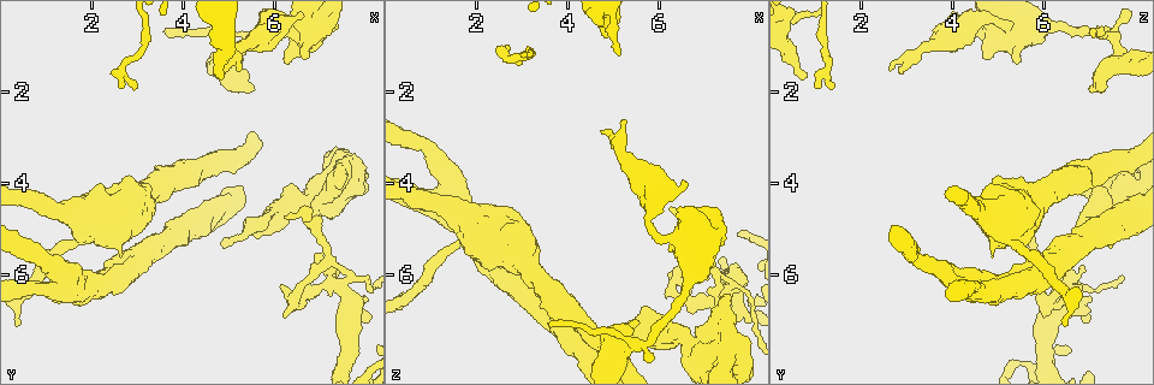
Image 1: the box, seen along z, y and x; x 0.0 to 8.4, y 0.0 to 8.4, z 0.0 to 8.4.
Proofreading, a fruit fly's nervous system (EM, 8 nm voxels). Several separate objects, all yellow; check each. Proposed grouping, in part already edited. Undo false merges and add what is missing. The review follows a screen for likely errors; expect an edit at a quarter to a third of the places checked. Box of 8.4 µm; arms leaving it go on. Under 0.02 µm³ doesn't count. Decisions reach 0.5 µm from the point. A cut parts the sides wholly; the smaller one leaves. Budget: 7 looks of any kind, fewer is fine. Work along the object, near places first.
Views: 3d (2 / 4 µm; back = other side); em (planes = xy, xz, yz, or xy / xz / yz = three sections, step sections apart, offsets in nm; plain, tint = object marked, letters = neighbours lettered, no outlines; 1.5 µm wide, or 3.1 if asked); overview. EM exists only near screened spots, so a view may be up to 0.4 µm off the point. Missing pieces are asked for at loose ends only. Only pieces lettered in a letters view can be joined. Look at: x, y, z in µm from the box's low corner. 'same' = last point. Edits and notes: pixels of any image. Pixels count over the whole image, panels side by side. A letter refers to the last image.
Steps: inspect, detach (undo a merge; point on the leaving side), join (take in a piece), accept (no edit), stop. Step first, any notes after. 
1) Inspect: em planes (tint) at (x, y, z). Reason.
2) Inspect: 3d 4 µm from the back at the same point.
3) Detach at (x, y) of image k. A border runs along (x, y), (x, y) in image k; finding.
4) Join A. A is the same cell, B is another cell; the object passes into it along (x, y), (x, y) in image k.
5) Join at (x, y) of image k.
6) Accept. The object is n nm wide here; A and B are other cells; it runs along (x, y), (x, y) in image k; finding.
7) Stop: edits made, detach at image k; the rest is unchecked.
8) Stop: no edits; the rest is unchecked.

Inspect: em xy step 8 (letters) at (4.90, 1.65, 0.85). Stops while still wide.

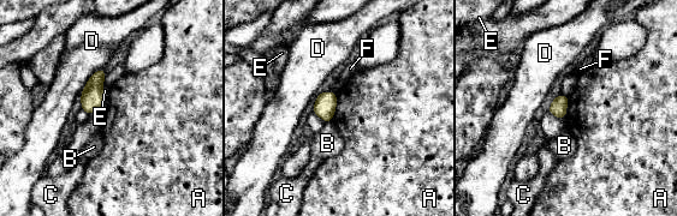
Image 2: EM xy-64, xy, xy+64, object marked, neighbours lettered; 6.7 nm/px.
Accept. The longest contact is with D, 240 nm; A, B, C, D, E and F are other cells; a border runs along (337, 94), (337, 106), (331, 120) in image 2; no lettered piece goes on from it.

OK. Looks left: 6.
Inspect: em planes (tint) at (3.60, 0.65, 7.10). Tapers out.

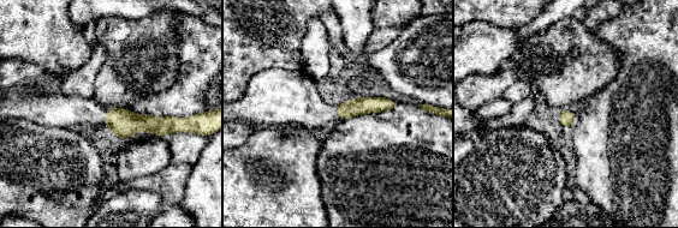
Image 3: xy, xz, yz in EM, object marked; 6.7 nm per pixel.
Inspect: em planes (letters) at the same point.

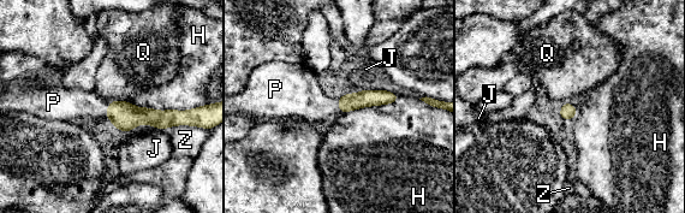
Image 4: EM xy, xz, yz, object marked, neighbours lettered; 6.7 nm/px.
Join P. P is the same cell, H, J, Q and Z are other cells; the object passes into it along (124, 116), (107, 110), (71, 105) in image 4; it goes on there.

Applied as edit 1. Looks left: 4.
Inspect: overview. See it whole again.

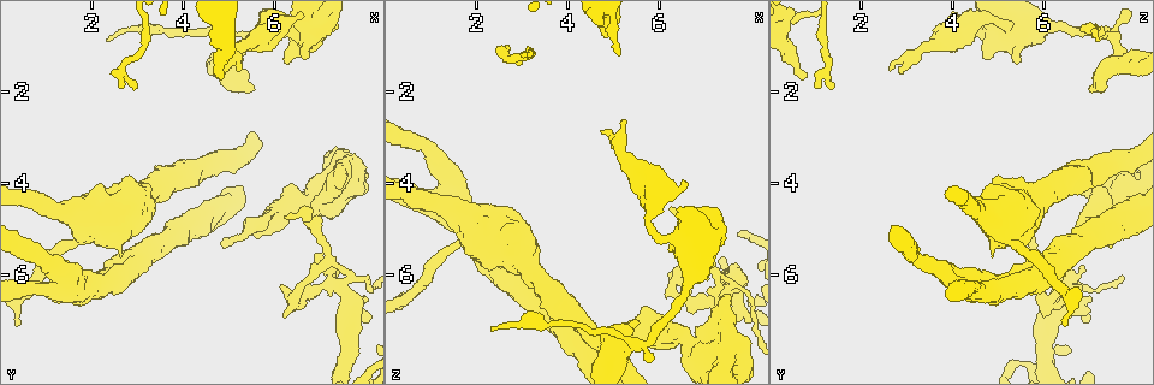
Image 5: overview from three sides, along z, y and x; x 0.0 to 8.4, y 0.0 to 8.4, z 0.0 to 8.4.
Inspect: 3d 2 µm at (7.25, 6.10, 6.40). Sudden change in width.

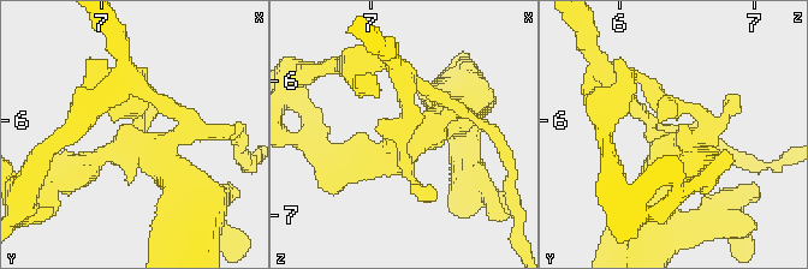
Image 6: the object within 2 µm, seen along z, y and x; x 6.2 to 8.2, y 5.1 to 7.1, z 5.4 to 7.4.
Inspect: em planes (letters) at (7.32, 6.16, 6.46). Now the EM.

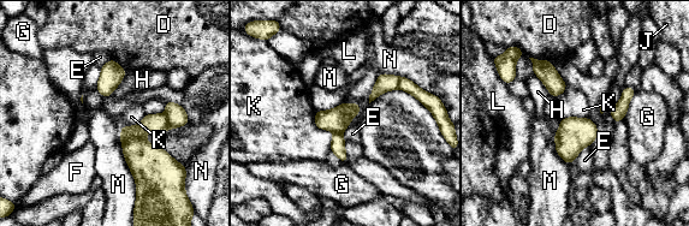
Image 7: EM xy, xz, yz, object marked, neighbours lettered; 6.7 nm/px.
Detach at (177, 116) of image 7. The longest contact is with M, 550 nm; D, E, F, G, H, J, K, L, M and N are other cells; a border runs along (166, 114), (171, 126) in image 7; two neurons meet here.

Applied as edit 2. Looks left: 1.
Stop: edits made, join at image 4, detach at image 7; the rest is unchecked.

